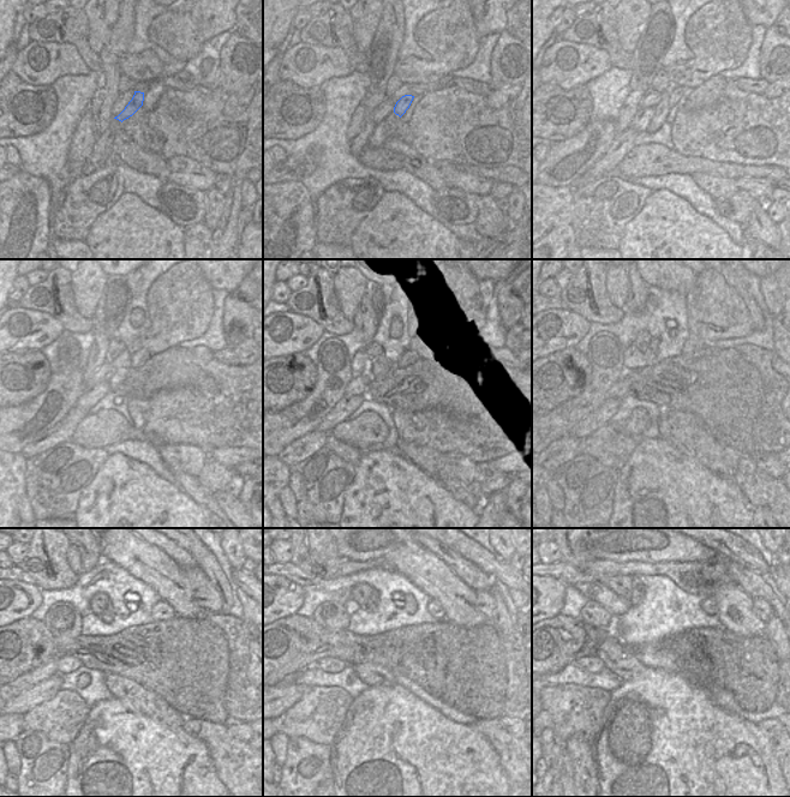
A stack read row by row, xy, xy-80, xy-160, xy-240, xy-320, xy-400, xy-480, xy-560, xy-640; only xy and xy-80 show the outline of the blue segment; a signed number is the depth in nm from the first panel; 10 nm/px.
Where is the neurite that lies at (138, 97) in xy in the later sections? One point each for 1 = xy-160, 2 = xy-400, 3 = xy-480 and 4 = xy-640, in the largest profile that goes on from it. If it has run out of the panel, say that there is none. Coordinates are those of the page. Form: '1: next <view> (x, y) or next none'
1: next xy-160 (676, 93)
2: next xy-400 (694, 343)
3: next xy-480 (161, 611)
4: next xy-640 (708, 605)

